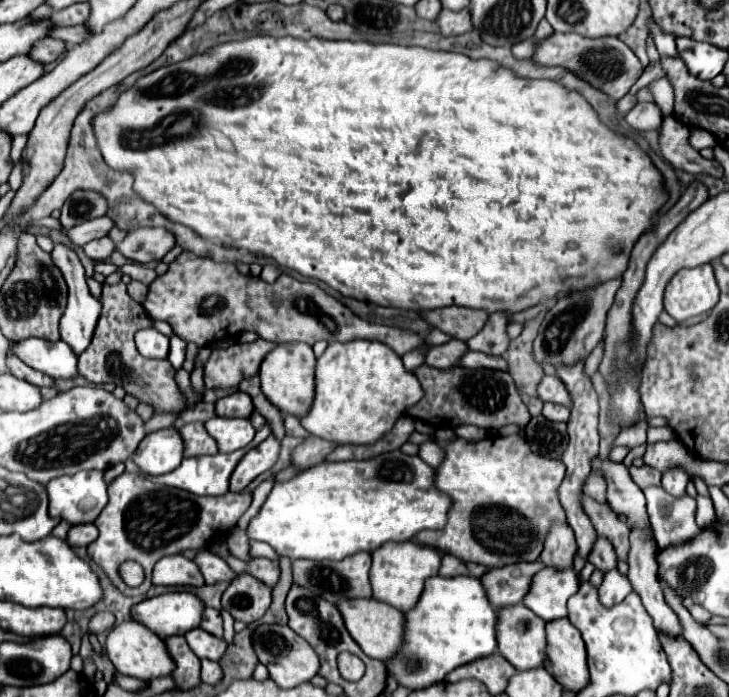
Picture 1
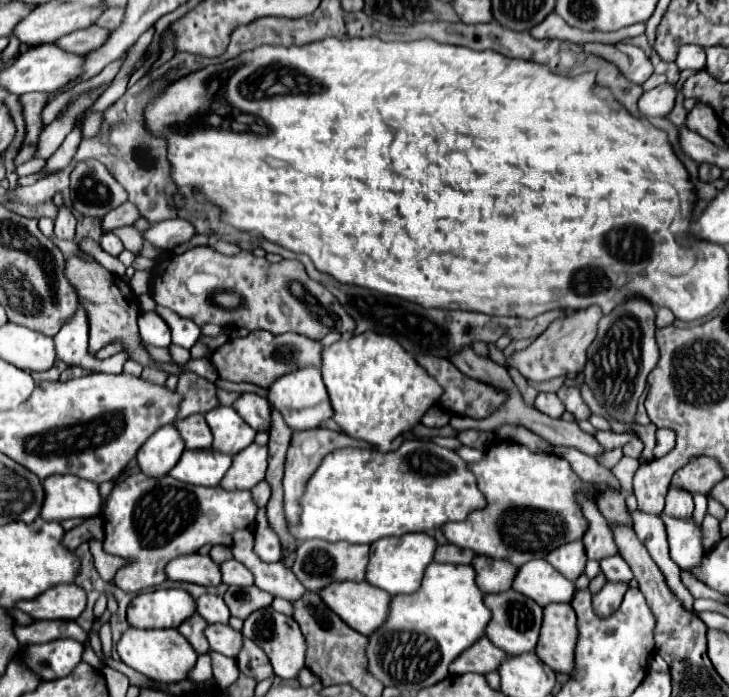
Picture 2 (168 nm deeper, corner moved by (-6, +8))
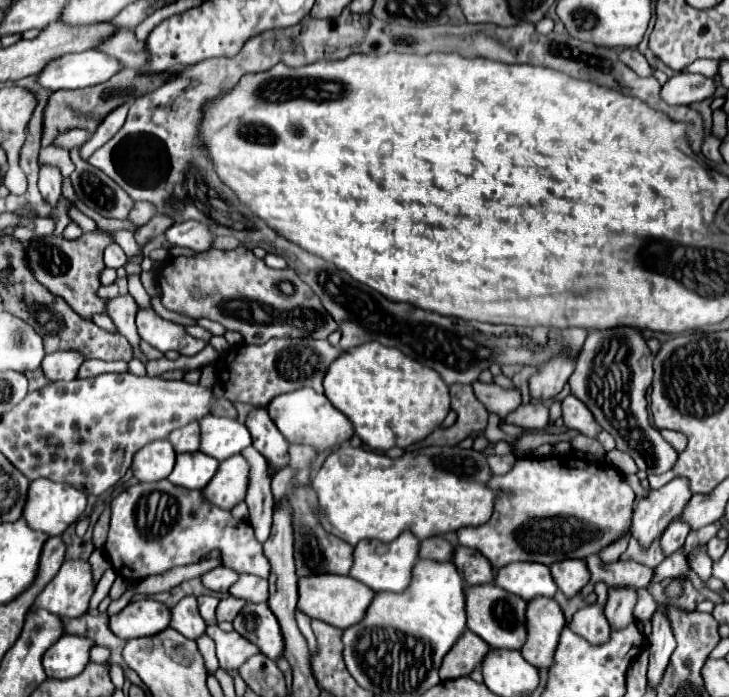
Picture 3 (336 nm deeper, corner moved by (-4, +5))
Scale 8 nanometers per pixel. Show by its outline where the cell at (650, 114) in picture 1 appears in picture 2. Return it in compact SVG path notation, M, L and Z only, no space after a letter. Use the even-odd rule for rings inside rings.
M662 84L654 90L648 90L642 94L638 108L644 116L668 116L674 108L676 100L676 88L674 84Z

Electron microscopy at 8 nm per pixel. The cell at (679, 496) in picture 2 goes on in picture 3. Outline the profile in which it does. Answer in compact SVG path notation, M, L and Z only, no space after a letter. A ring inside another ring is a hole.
M676 519L668 525L668 529L660 537L660 547L662 547L664 557L670 557L672 553L676 553L684 545L688 531L690 531L690 527L686 523L682 523L680 519Z

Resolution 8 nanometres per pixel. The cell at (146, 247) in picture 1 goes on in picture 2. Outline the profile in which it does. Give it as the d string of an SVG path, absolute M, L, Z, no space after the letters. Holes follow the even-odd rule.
M174 218L174 220L164 220L160 224L150 226L146 232L142 232L142 238L150 242L154 248L160 250L172 250L192 238L196 230L188 220Z

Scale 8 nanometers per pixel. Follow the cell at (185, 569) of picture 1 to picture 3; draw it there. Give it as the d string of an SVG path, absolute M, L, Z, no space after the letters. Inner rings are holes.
M216 567L216 569L208 571L206 575L202 575L204 587L208 587L212 591L222 591L222 593L226 593L230 589L230 585L234 585L234 581L238 581L238 573L234 573L228 567Z

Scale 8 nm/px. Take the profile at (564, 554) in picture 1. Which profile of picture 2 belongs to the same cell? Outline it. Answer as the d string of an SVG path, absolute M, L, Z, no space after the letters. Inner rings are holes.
M582 540L576 542L568 542L564 546L558 546L556 550L552 550L546 560L566 578L576 580L582 572L584 572L584 564L586 564L586 552L584 552L584 544Z

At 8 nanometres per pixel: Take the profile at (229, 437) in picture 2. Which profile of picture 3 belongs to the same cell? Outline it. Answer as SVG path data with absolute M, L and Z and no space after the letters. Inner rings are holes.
M206 415L204 419L200 419L200 429L202 429L200 451L204 451L206 455L210 455L218 461L224 461L224 459L240 453L244 447L248 447L252 443L246 425L242 425L234 419Z

